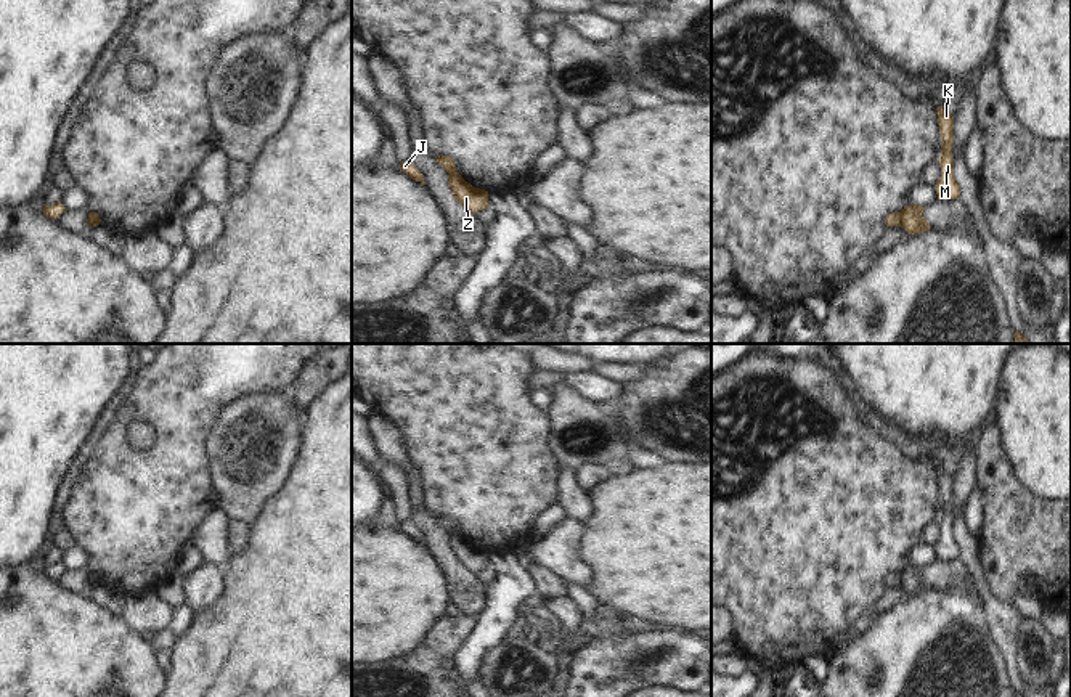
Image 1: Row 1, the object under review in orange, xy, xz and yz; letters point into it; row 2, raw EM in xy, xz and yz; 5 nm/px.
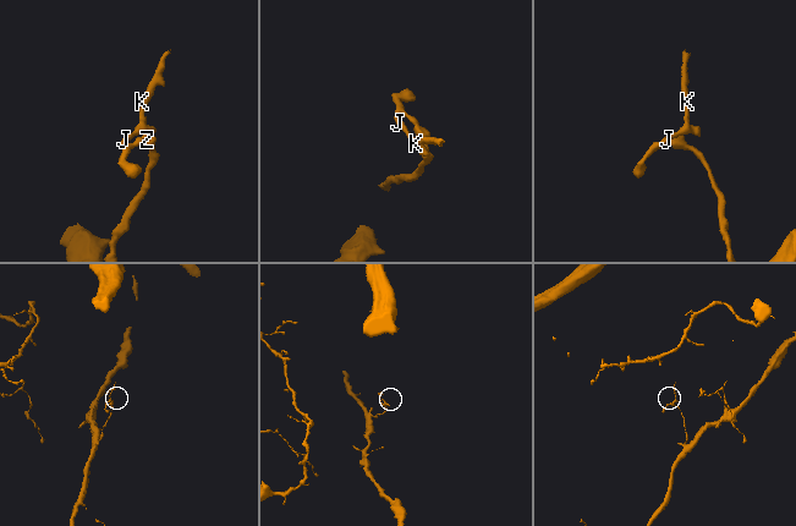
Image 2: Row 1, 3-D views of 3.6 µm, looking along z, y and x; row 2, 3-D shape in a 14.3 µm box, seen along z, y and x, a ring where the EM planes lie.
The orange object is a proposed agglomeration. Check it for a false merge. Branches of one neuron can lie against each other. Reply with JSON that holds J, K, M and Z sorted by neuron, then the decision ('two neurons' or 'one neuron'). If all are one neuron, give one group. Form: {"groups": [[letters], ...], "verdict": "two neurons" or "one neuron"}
{"groups": [["J", "K", "M"], ["Z"]], "verdict": "two neurons"}

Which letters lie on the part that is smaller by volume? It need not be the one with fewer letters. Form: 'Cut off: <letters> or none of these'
Cut off: J, K, M

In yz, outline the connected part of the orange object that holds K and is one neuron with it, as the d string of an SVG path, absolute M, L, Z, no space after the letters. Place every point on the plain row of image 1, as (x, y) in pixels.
M936 467L938 485L941 495L941 517L938 524L941 527L941 536L935 544L938 559L959 559L960 544L954 538L954 519L952 519L952 503L954 503L954 475L944 467Z

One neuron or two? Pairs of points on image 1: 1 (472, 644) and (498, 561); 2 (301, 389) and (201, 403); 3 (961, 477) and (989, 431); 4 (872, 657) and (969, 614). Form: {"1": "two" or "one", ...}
{"1": "one", "2": "two", "3": "two", "4": "one"}

